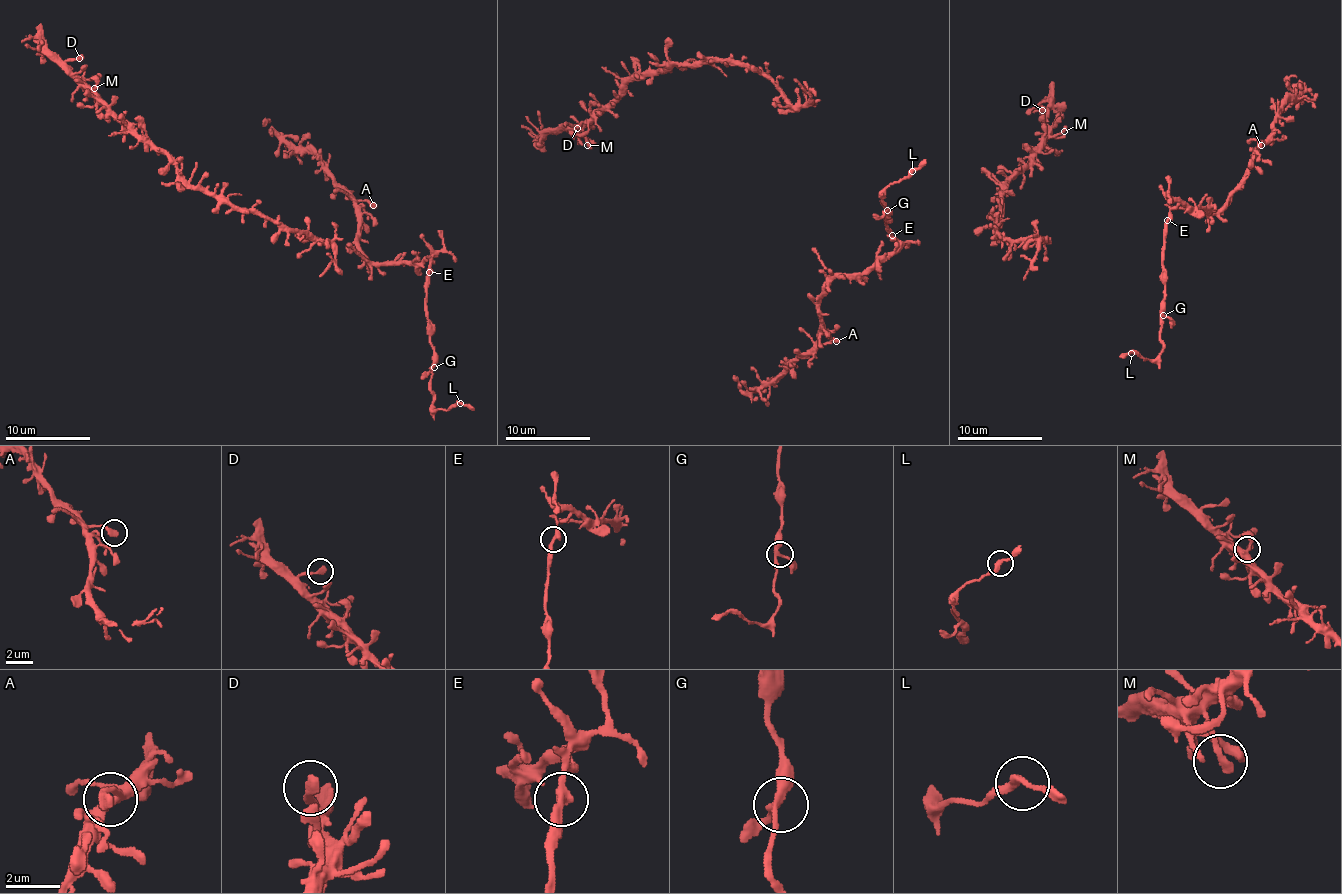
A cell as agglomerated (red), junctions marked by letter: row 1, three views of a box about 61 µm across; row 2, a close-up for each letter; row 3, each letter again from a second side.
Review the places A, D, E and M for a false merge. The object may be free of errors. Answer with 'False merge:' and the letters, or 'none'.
False merge: E

